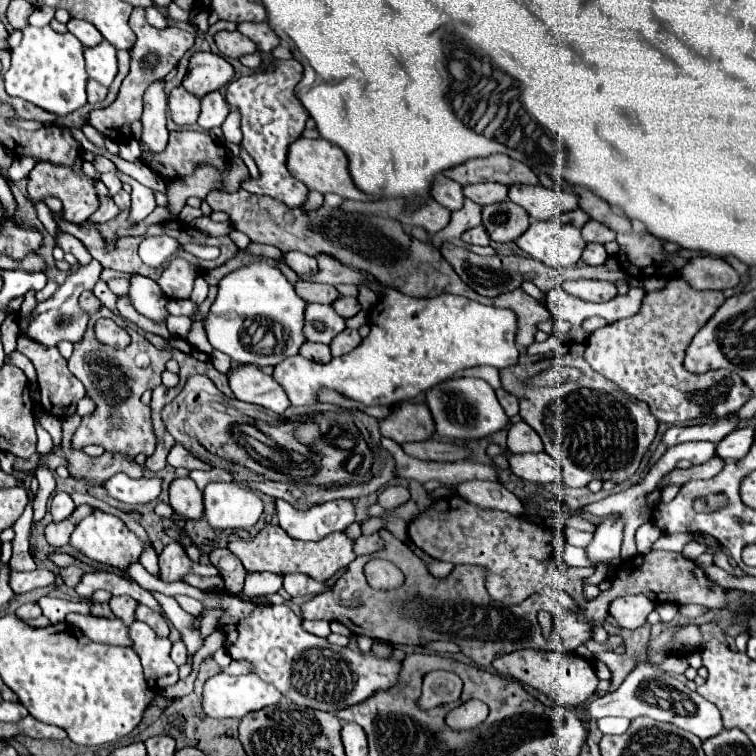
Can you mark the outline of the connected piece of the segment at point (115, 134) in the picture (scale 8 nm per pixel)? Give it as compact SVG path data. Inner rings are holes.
M133 8L129 24L131 24L133 32L137 34L137 42L135 42L135 46L131 50L131 72L123 80L123 86L121 86L121 92L119 92L117 100L105 110L93 110L91 116L89 116L89 124L93 128L97 128L97 130L103 130L101 134L105 138L115 140L115 142L131 138L129 126L135 120L139 120L141 114L143 114L143 94L149 88L149 84L153 84L155 80L165 78L177 66L177 62L183 58L183 54L195 44L193 34L187 32L187 30L181 30L177 26L171 26L171 28L165 28L165 30L153 28L145 20L145 8Z

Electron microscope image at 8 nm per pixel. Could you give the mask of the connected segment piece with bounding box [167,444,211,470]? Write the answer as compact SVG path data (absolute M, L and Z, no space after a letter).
M175 444L175 446L173 446L173 450L169 452L167 462L169 462L173 468L183 466L183 468L189 468L189 470L211 470L209 464L201 462L199 458L195 458L195 456L193 456L189 450L185 450L181 444Z

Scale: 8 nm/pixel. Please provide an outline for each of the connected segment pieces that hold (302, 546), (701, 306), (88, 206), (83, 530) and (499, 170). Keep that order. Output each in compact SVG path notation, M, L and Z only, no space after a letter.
M267 524L251 540L229 542L227 548L243 562L247 572L273 572L281 576L291 572L301 572L319 582L327 582L357 558L353 552L353 540L345 532L329 534L321 542L303 542L303 540L293 540L281 526L273 526L273 524Z
M673 278L663 288L647 292L641 310L633 318L595 330L587 340L585 360L623 392L647 402L659 422L681 424L725 418L751 398L751 388L733 370L691 374L683 366L689 342L723 302L723 292L695 290L683 278Z
M39 162L29 174L27 192L33 200L43 200L45 196L57 196L63 202L65 218L75 224L83 224L99 208L99 198L95 194L93 180L85 174L77 174L71 166L57 166L51 162Z
M95 508L87 518L83 518L79 522L75 532L71 534L71 546L77 552L85 554L87 558L91 558L95 562L101 562L101 564L107 564L111 568L117 568L121 572L125 572L133 562L139 562L139 556L145 550L145 542L141 538L137 538L135 532L131 532L123 524L121 518L117 518L113 514L107 514L99 508Z
M491 154L485 158L473 158L467 160L455 168L449 168L443 172L447 178L465 184L477 184L477 182L499 182L499 184L539 184L533 170L505 154Z

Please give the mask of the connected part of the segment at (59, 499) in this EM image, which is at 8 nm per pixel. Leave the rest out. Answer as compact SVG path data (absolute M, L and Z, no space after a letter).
M57 492L57 494L53 496L53 504L51 504L49 512L53 514L53 520L55 520L55 522L61 522L61 520L69 518L73 510L75 510L75 504L73 504L73 500L71 500L69 494Z

